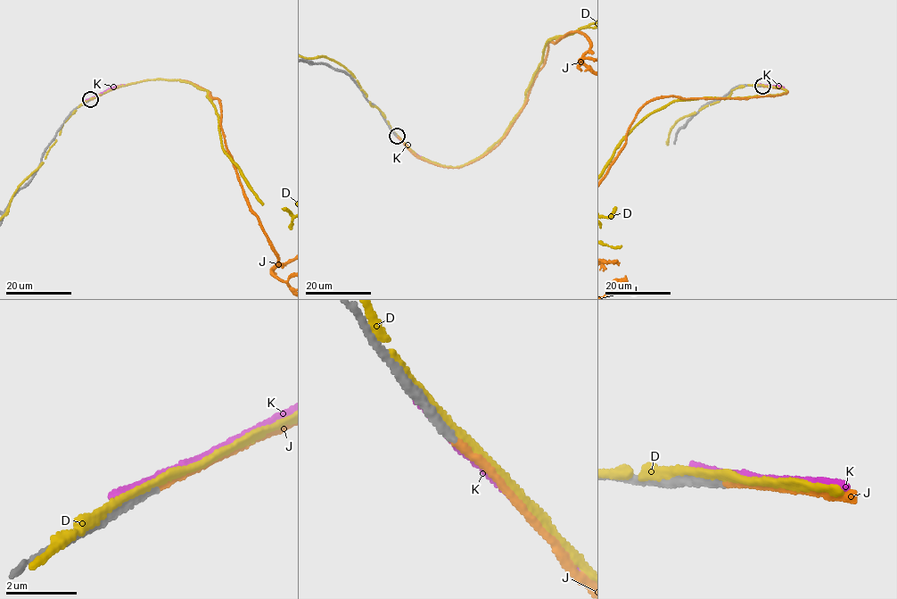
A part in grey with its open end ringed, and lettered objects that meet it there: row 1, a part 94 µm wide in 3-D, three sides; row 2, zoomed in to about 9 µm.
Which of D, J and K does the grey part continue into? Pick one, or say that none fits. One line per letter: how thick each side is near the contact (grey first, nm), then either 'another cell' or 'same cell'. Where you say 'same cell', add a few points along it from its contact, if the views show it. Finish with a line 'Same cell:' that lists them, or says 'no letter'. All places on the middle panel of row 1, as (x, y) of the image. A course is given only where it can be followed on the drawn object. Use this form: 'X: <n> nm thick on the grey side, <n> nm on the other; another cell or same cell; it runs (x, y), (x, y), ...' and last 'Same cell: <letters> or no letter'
D: 280 nm thick on the grey side, 280 nm on the other; another cell
J: 280 nm thick on the grey side, 200 nm on the other; same cell
K: 380 nm thick on the grey side, 360 nm on the other; another cell
Same cell: J

